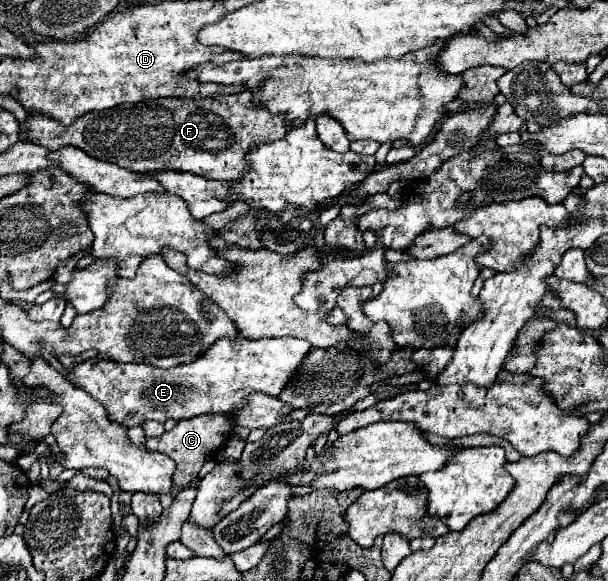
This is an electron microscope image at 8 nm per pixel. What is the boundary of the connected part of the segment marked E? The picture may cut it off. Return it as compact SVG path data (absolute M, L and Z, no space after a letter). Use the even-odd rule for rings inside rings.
M220 338L190 364L166 370L150 364L118 364L114 360L90 358L66 368L62 376L96 398L106 408L110 422L132 428L148 420L166 422L168 418L186 420L200 414L226 414L246 402L252 392L278 396L282 386L290 382L290 374L302 364L308 348L310 342L300 338Z

